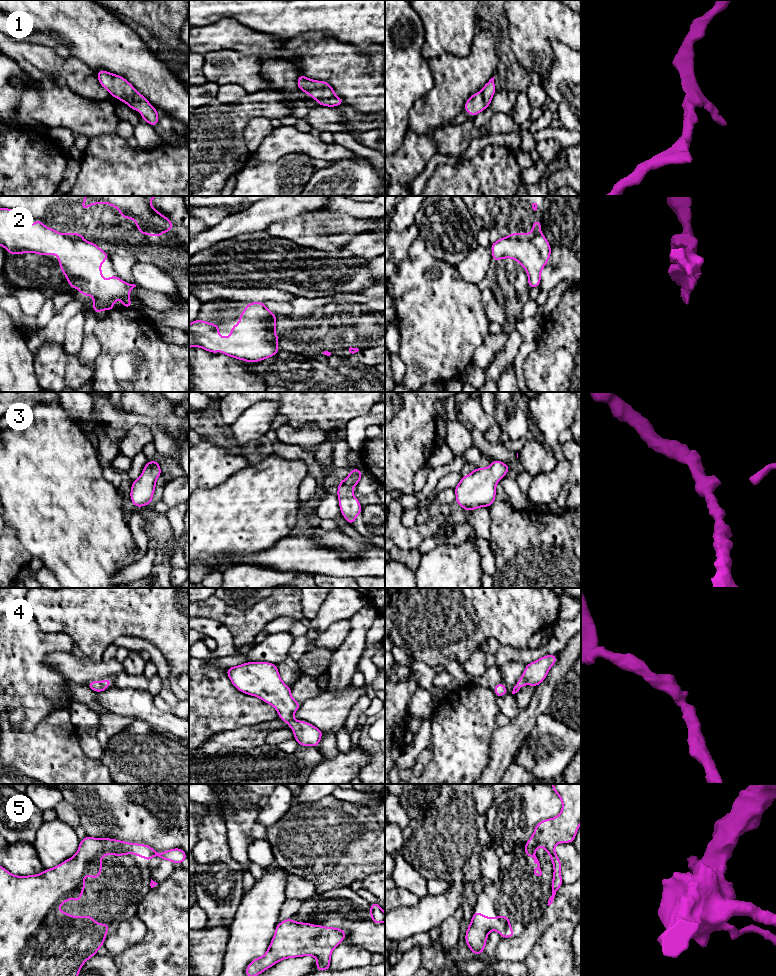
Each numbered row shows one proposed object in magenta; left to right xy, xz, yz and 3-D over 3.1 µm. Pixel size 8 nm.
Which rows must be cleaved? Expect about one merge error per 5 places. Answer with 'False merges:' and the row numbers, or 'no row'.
False merges: 2

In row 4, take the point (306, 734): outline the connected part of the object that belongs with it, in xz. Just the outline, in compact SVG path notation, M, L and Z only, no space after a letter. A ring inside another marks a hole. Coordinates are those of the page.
M246 662L226 668L226 673L240 692L256 696L272 705L277 710L279 719L293 730L294 739L300 746L318 747L323 731L308 722L293 718L302 703L293 699L291 687L282 681L276 664Z

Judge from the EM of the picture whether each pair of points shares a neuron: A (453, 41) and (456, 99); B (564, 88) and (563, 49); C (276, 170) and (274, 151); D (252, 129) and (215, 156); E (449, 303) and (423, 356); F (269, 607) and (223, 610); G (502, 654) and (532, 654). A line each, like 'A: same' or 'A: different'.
A: different
B: same
C: different
D: different
E: same
F: same
G: same

